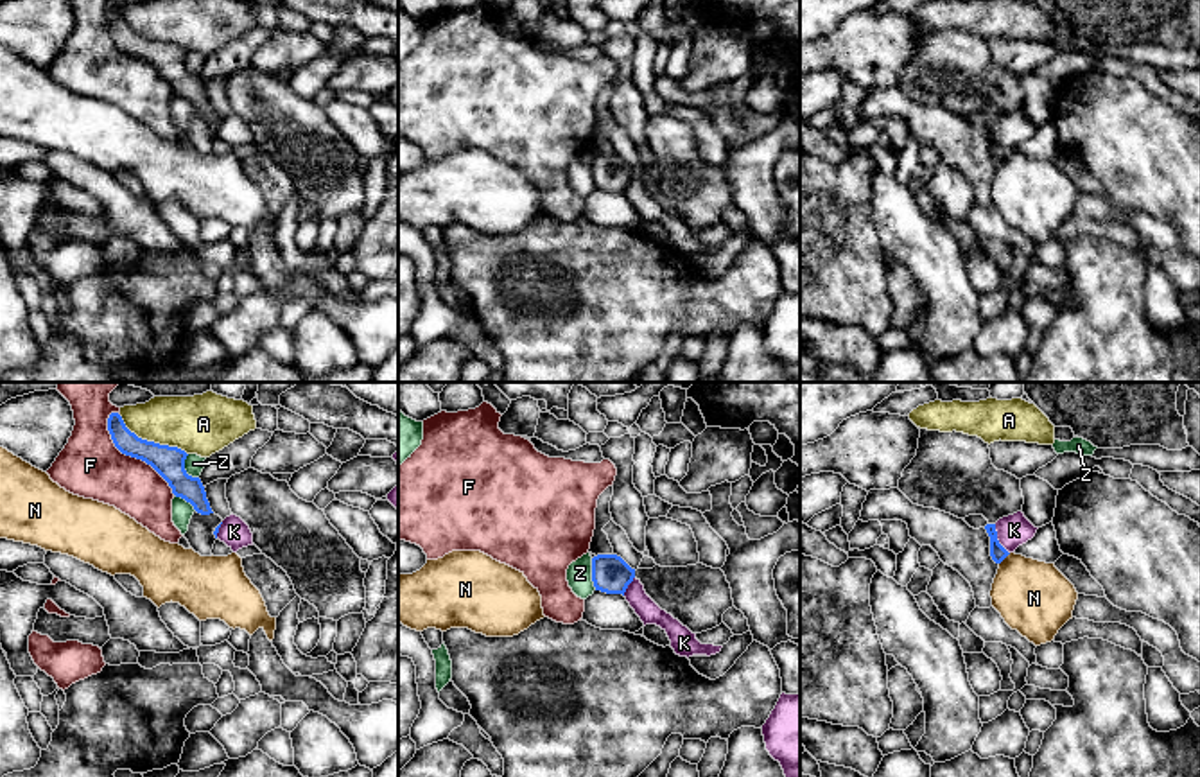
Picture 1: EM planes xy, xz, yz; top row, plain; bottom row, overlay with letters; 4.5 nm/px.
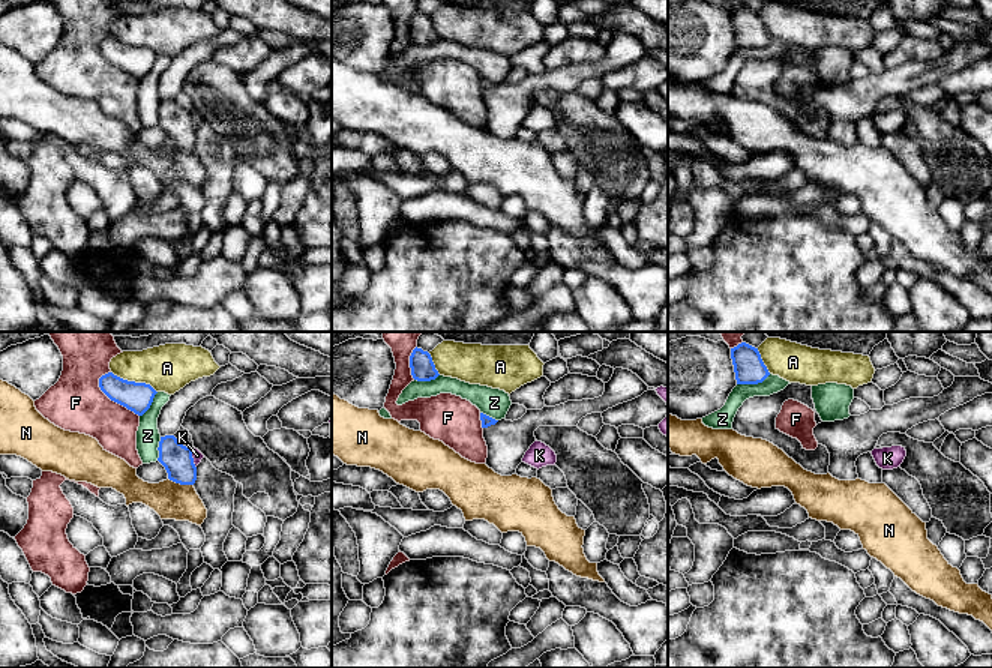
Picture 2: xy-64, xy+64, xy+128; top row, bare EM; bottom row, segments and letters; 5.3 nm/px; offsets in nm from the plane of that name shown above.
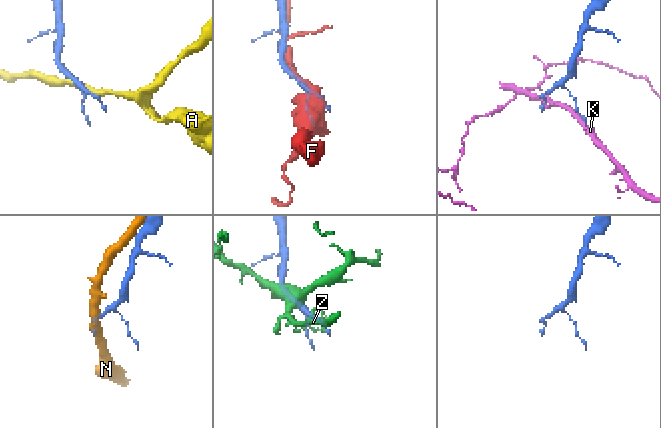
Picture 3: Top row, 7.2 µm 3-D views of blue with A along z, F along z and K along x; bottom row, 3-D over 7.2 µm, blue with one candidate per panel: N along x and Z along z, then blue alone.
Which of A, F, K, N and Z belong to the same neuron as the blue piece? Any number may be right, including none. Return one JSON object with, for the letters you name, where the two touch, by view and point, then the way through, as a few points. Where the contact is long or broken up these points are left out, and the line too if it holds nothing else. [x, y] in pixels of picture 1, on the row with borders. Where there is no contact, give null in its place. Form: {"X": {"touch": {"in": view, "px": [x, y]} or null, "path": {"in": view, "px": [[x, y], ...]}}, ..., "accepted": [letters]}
{"accepted": []}

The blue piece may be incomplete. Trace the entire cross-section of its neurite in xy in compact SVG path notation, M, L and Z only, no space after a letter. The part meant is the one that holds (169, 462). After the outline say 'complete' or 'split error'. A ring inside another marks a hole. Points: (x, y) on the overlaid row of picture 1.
M118 413L109 415L108 431L122 454L151 465L169 483L176 497L190 502L201 515L213 513L201 479L188 476L185 470L188 456L185 450L138 438L126 427Z; complete

